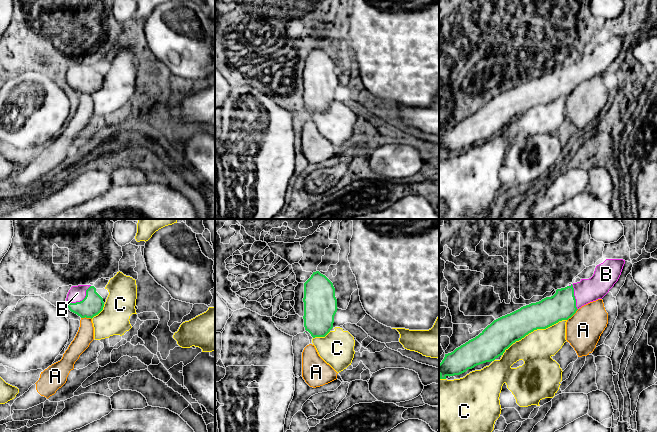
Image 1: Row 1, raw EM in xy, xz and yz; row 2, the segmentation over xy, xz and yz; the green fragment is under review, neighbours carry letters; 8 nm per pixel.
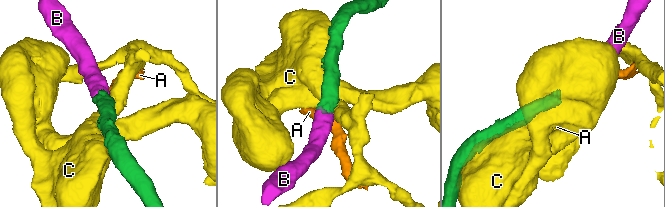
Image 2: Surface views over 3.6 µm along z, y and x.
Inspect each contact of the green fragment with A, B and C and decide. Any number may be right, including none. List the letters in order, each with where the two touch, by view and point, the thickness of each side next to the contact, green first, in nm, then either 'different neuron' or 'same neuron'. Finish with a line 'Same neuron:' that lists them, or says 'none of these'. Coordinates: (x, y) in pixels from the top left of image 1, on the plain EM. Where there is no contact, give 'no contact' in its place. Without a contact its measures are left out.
A: meets green in yz at (572, 91); 220 nm thick on the green side, 280 nm on the other; different neuron
B: meets green in xy at (82, 76); 170 nm thick on the green side, 130 nm on the other; same neuron
C: meets green in yz at (533, 106); 240 nm thick on the green side, 280 nm on the other; different neuron
Same neuron: B

